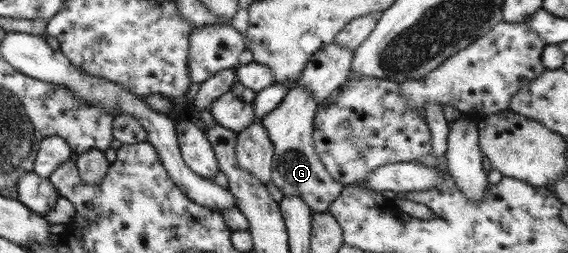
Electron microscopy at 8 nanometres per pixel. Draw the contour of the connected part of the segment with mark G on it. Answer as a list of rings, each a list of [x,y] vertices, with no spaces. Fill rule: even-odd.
[[[296,85],[287,91],[282,102],[274,110],[258,120],[273,147],[273,164],[270,168],[272,184],[283,195],[297,195],[300,201],[308,206],[311,214],[327,212],[328,206],[344,188],[330,179],[324,165],[314,153],[313,118],[318,106],[307,90]]]

